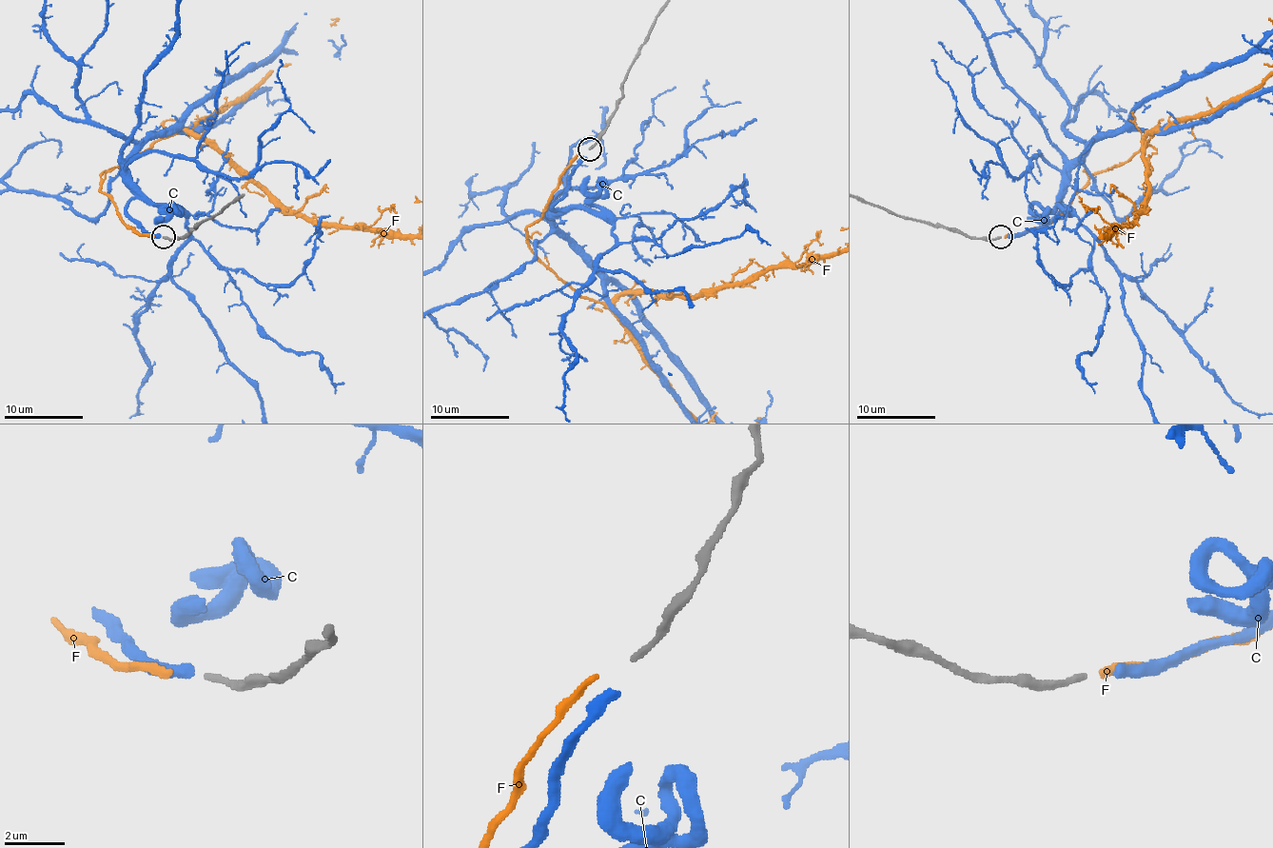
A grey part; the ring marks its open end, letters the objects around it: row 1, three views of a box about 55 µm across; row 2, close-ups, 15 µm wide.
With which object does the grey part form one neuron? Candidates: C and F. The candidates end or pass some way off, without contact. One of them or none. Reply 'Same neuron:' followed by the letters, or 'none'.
Same neuron: F

